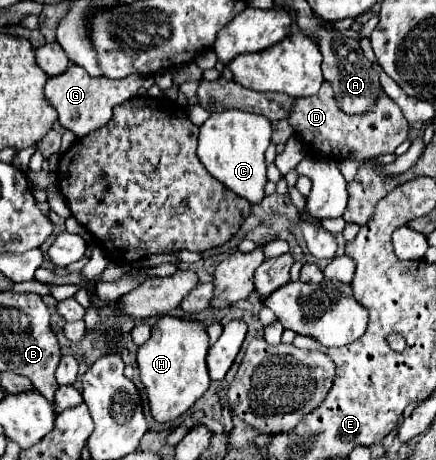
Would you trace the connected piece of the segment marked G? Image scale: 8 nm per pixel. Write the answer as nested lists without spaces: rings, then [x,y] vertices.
[[[68,67],[66,73],[62,73],[60,77],[48,79],[44,95],[46,101],[58,111],[58,123],[66,129],[72,131],[76,135],[76,139],[86,137],[88,133],[104,127],[110,119],[112,119],[112,109],[132,97],[136,97],[140,87],[150,87],[154,85],[152,77],[144,77],[144,75],[128,75],[126,79],[90,79],[90,75],[86,75],[86,71],[82,71],[82,67]]]

